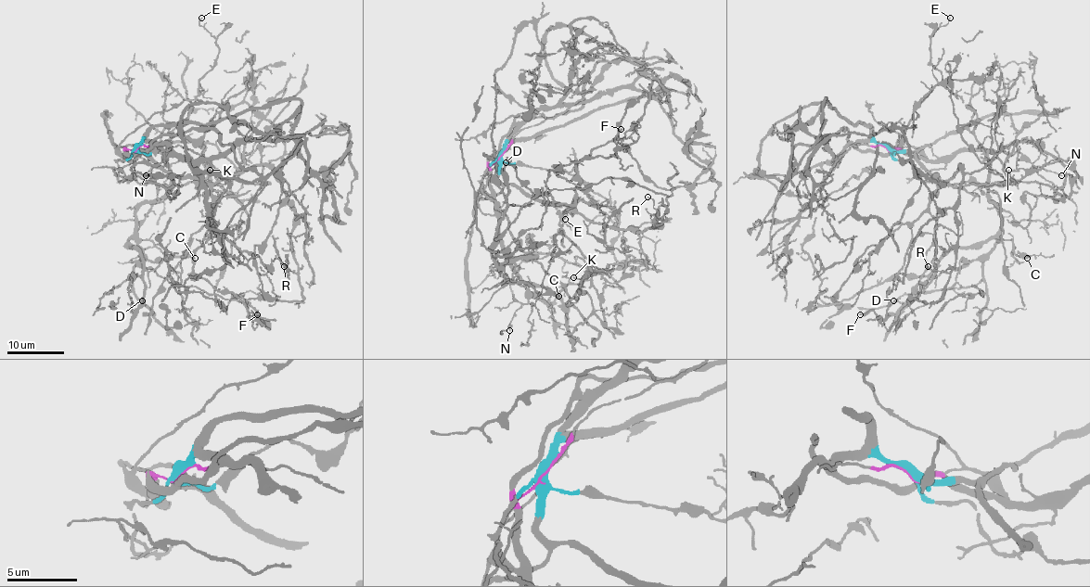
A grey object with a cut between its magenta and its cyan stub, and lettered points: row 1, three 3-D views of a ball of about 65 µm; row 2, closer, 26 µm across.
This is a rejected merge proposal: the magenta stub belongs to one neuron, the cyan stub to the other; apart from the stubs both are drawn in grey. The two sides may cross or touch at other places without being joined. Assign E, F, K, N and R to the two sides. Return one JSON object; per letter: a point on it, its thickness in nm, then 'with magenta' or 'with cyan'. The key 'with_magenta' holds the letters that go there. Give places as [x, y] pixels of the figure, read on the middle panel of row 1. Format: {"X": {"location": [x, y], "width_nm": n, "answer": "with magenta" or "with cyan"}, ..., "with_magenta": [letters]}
{"E": {"location": [565, 219], "width_nm": 110, "answer": "with magenta"}, "F": {"location": [621, 129], "width_nm": 150, "answer": "with cyan"}, "K": {"location": [573, 277], "width_nm": 150, "answer": "with cyan"}, "N": {"location": [509, 330], "width_nm": 90, "answer": "with magenta"}, "R": {"location": [647, 197], "width_nm": 110, "answer": "with cyan"}, "with_magenta": ["E", "N"]}

